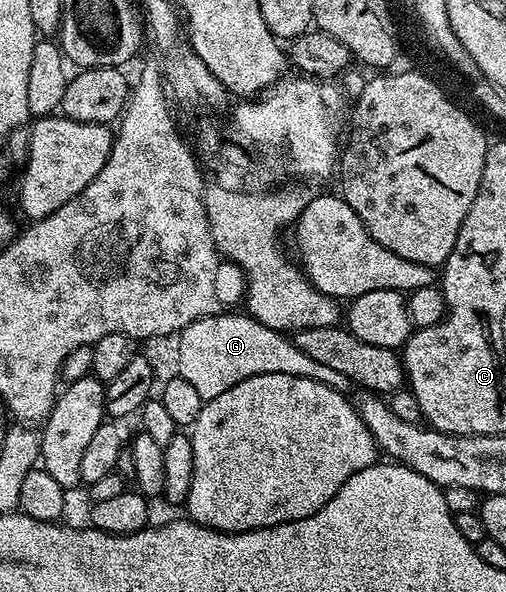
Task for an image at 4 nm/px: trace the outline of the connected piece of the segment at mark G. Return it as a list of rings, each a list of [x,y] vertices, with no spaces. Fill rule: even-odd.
[[[246,313],[223,314],[201,317],[179,332],[181,351],[179,378],[189,381],[189,385],[193,385],[197,393],[201,393],[204,401],[221,397],[225,389],[233,389],[233,385],[249,381],[249,377],[257,377],[261,373],[285,373],[293,377],[305,377],[321,381],[344,393],[352,390],[353,384],[349,377],[345,377],[345,373],[336,373],[335,370],[329,369],[329,365],[320,365],[319,362],[313,361],[309,353],[301,353],[294,338],[288,337],[284,332],[269,329]]]

